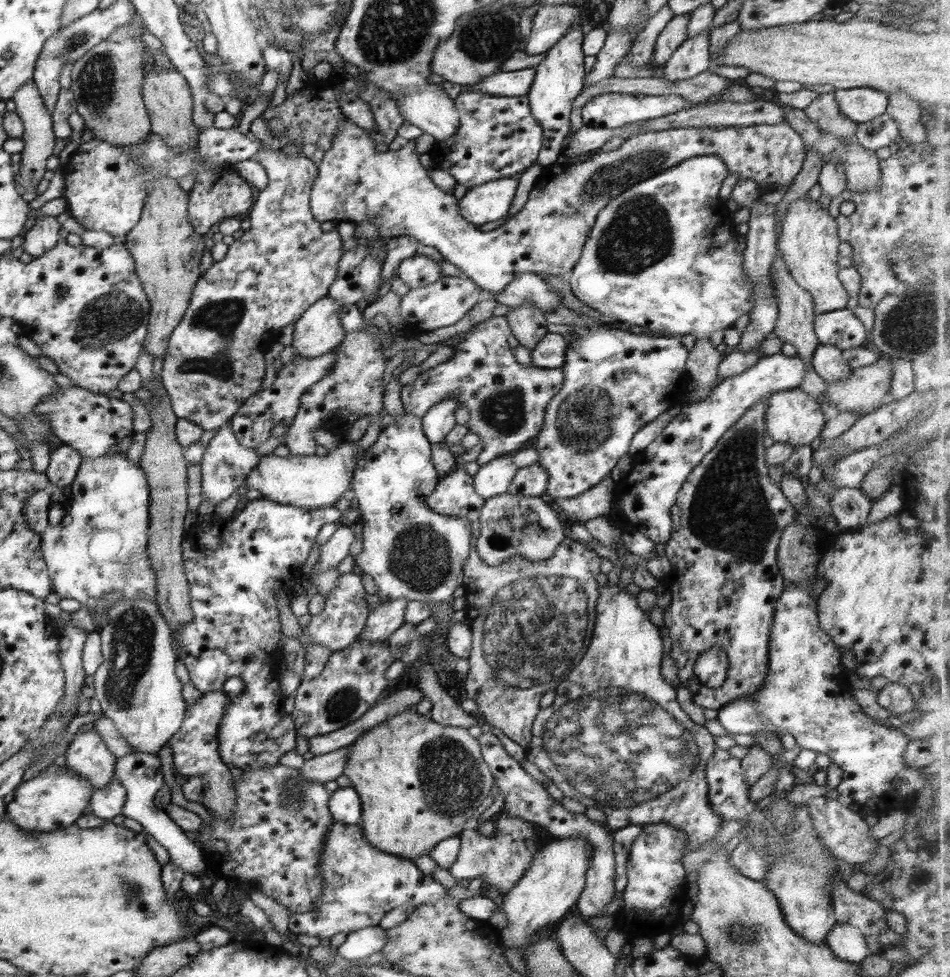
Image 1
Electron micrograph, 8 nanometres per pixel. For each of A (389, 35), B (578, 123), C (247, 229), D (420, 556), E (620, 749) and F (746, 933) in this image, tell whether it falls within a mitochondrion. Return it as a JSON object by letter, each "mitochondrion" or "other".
{"A":"mitochondrion","B":"other","C":"other","D":"mitochondrion","E":"mitochondrion","F":"mitochondrion"}

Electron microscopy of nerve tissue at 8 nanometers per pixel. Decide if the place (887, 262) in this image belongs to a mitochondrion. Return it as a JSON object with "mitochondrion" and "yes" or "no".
{"mitochondrion":"yes"}

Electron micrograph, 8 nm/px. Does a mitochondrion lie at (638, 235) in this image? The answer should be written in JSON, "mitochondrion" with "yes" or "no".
{"mitochondrion":"yes"}

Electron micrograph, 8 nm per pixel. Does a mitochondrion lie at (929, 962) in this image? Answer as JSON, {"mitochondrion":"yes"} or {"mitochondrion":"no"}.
{"mitochondrion":"no"}

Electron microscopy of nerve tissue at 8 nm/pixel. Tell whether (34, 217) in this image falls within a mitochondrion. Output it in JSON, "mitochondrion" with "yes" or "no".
{"mitochondrion":"no"}

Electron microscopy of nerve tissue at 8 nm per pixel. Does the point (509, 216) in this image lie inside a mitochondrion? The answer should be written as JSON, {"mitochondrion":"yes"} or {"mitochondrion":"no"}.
{"mitochondrion":"no"}

